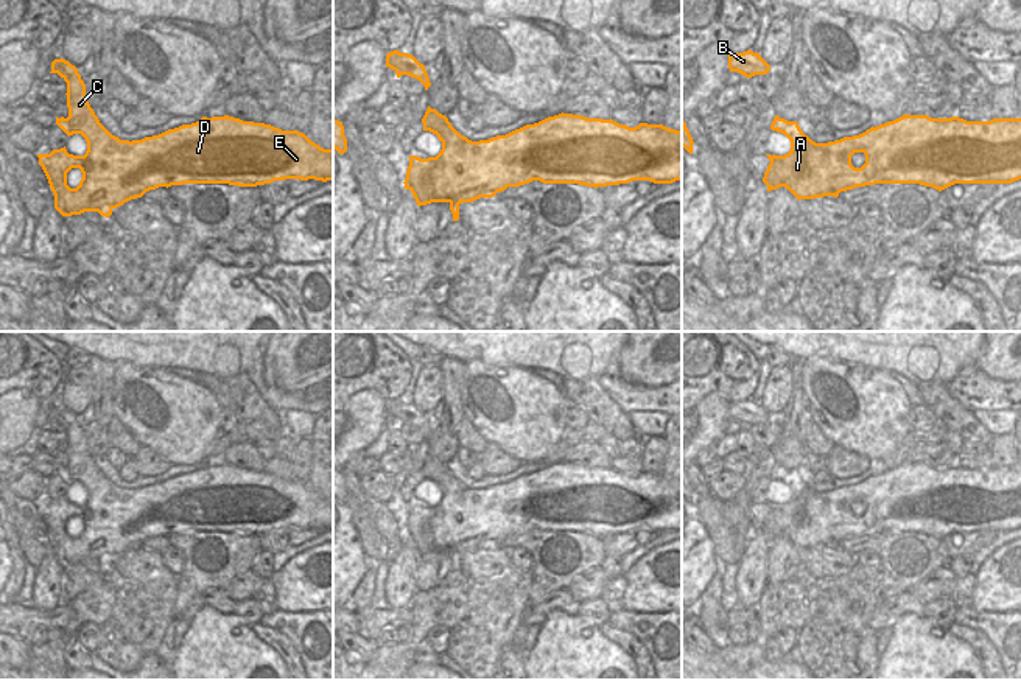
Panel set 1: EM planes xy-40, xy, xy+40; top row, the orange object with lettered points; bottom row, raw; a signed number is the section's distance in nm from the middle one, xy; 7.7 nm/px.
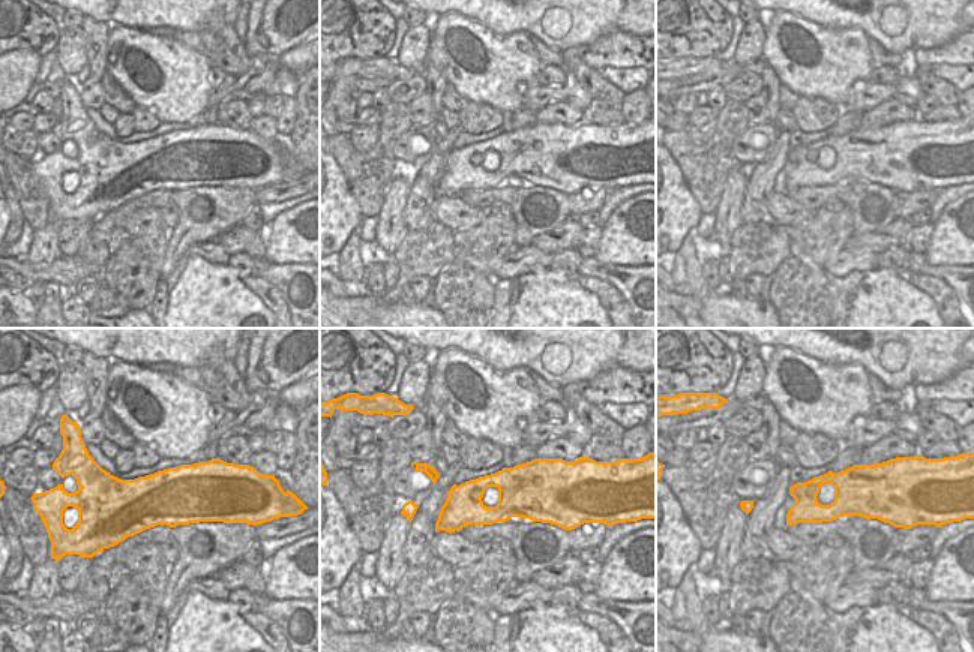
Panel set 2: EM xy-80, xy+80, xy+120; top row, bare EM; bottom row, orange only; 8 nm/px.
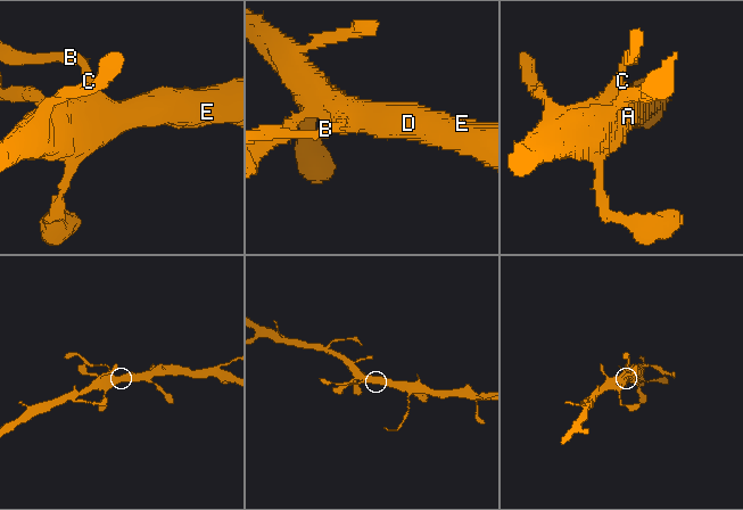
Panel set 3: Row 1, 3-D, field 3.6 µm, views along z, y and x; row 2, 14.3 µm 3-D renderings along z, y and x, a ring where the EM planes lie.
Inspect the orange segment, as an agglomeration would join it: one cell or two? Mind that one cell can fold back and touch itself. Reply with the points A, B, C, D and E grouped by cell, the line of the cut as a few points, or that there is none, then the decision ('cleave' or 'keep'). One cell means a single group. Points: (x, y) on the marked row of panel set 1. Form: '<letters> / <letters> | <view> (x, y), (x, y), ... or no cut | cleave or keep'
A C D E / B | xy-40 (77, 72), (64, 78) | cleave

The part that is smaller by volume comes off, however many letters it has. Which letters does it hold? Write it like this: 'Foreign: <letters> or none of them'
Foreign: B

